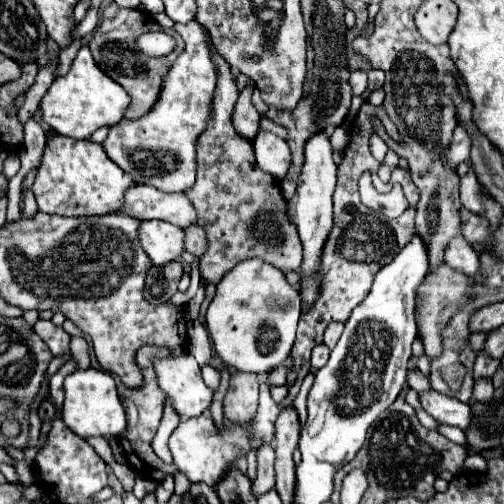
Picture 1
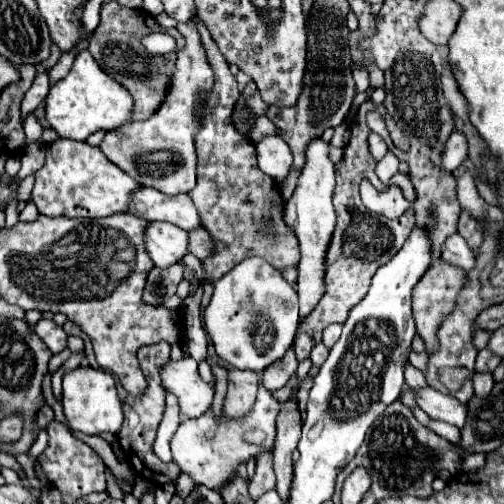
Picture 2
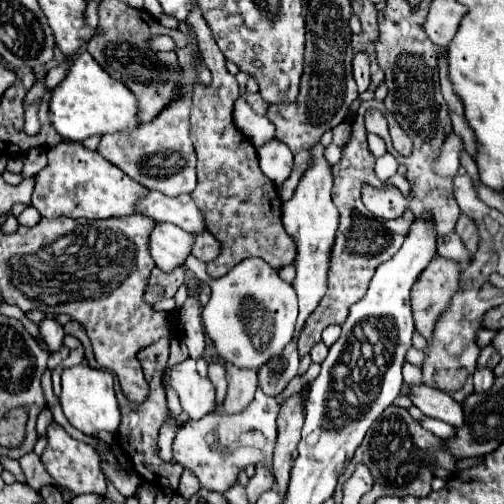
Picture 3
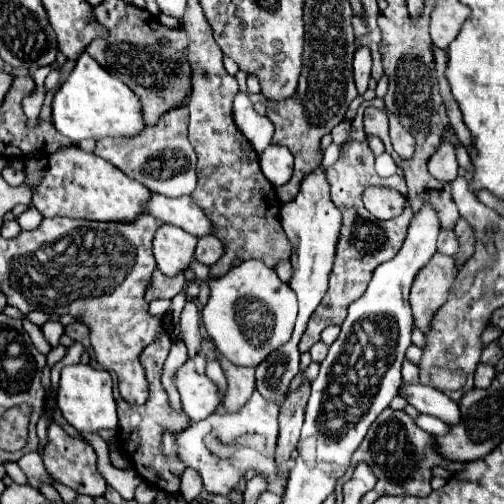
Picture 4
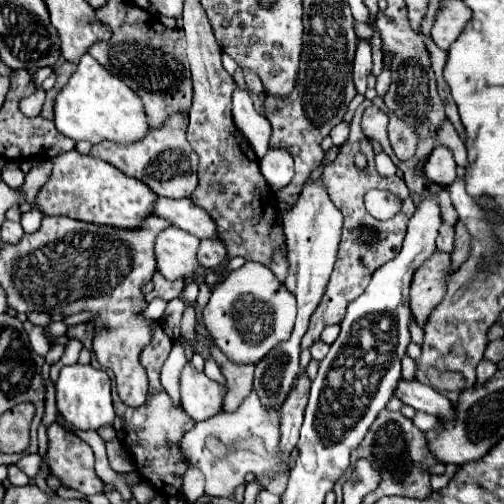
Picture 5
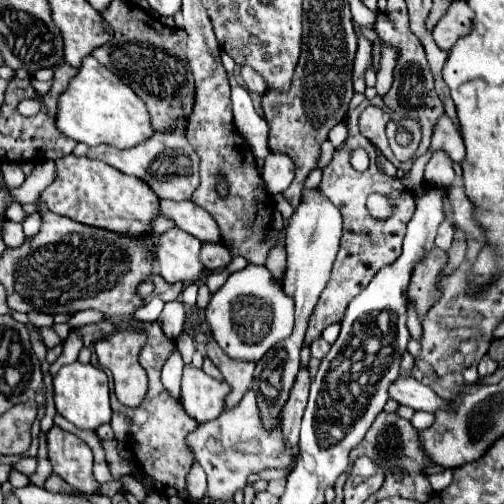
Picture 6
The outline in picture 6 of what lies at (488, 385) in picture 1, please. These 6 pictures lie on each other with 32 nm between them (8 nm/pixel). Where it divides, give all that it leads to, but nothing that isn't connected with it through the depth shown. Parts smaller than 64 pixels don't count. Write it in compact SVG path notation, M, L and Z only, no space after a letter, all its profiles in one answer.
M484 356L484 358L480 360L480 364L478 364L478 378L480 378L480 380L484 380L486 376L494 374L494 370L496 370L496 368L498 368L498 364L496 364L492 358Z

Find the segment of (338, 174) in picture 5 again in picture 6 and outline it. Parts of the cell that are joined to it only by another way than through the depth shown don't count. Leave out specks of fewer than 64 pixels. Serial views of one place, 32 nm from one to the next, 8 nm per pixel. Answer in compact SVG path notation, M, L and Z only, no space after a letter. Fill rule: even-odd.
M374 97L374 100L362 102L354 112L350 112L350 122L348 122L350 136L348 136L348 142L344 142L334 152L334 158L324 168L324 176L322 176L322 182L320 182L322 192L342 212L342 216L344 216L344 230L342 230L340 250L338 250L338 256L336 256L336 262L334 262L334 268L332 268L332 276L330 276L326 288L324 288L324 294L318 300L318 308L310 316L310 326L308 326L308 332L306 332L306 338L304 338L306 346L310 346L316 338L320 338L320 334L322 334L322 330L326 326L338 324L344 318L346 306L352 302L352 298L356 298L368 286L368 282L380 270L380 266L384 266L384 264L396 260L396 256L400 256L402 240L404 240L404 234L406 234L406 224L412 218L412 212L416 208L412 194L408 192L408 188L404 186L404 182L400 178L390 178L390 176L384 176L384 174L378 172L376 162L374 162L376 148L358 130L358 116L370 104L386 109L383 98ZM354 148L364 148L368 152L368 158L370 158L368 170L358 172L358 170L352 168L350 156L352 156ZM372 190L378 190L380 194L386 194L386 196L390 196L394 200L396 216L390 216L386 220L376 220L376 218L372 218L368 214L368 210L366 210L366 196Z

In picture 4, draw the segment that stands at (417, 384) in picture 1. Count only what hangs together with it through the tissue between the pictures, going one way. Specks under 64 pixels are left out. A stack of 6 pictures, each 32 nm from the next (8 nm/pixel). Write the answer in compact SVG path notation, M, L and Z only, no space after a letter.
M404 360L404 364L402 364L402 378L404 378L404 382L412 382L412 384L420 382L418 372L420 372L420 370L418 370L418 366L416 366L416 364L412 364L412 362Z

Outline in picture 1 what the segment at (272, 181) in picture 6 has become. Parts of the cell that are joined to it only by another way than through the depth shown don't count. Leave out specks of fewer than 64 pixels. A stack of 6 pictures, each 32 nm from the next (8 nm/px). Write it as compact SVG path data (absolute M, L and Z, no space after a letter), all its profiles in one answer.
M264 130L258 132L258 136L254 138L252 144L254 144L258 168L264 172L270 172L278 180L282 180L284 174L288 172L288 166L290 166L288 144L282 138L278 138L276 134L264 132Z

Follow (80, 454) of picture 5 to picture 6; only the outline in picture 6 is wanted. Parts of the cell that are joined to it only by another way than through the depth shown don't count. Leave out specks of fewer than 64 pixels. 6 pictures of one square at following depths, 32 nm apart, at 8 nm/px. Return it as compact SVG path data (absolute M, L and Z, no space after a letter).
M56 424L48 432L48 460L54 474L76 488L82 494L96 494L100 484L92 472L92 450L74 434L58 428Z

